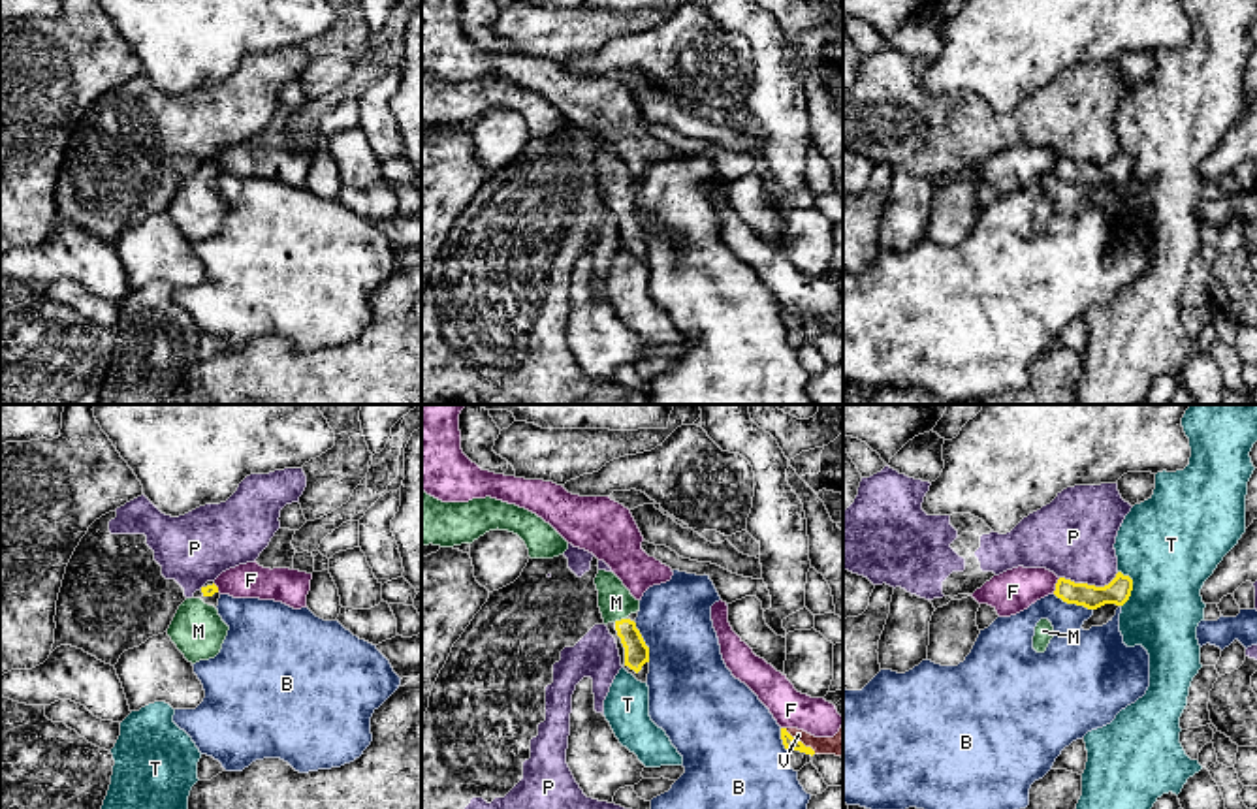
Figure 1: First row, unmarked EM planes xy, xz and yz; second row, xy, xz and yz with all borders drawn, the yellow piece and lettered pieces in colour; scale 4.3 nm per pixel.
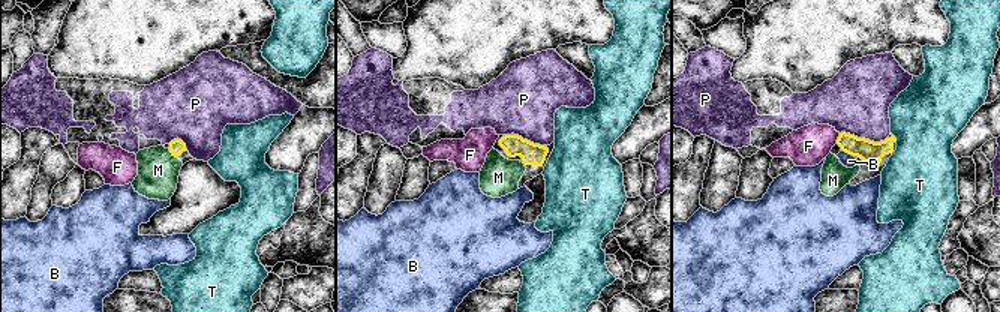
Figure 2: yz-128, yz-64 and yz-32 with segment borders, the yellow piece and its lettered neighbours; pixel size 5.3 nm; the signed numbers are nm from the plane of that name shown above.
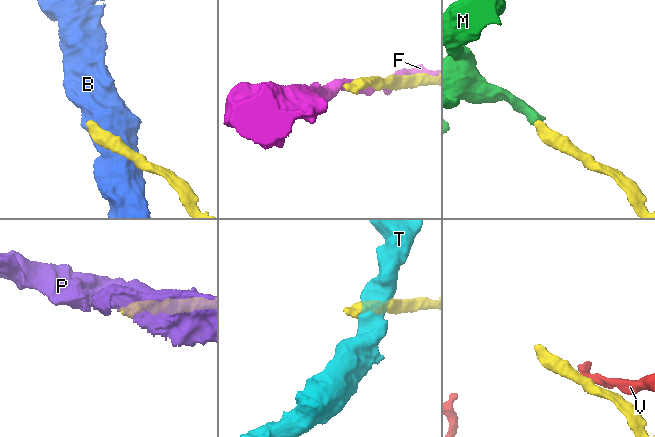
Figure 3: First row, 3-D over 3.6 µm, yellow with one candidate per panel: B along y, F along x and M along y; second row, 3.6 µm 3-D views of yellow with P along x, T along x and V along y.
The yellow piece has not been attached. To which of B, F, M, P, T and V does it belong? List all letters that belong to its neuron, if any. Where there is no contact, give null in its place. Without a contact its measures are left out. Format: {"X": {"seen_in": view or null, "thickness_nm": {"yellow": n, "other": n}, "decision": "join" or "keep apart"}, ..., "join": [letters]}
{"B": {"seen_in": "xz", "thickness_nm": {"yellow": 110, "other": 340}, "decision": "keep apart"}, "F": {"seen_in": "yz", "thickness_nm": {"yellow": 100, "other": 190}, "decision": "keep apart"}, "M": {"seen_in": "xz", "thickness_nm": {"yellow": 110, "other": 150}, "decision": "join"}, "P": {"seen_in": "yz", "thickness_nm": {"yellow": 110, "other": 360}, "decision": "keep apart"}, "T": {"seen_in": "yz", "thickness_nm": {"yellow": 110, "other": 420}, "decision": "keep apart"}, "V": {"seen_in": "xz", "thickness_nm": {"yellow": 60, "other": 100}, "decision": "keep apart"}, "join": ["M"]}

